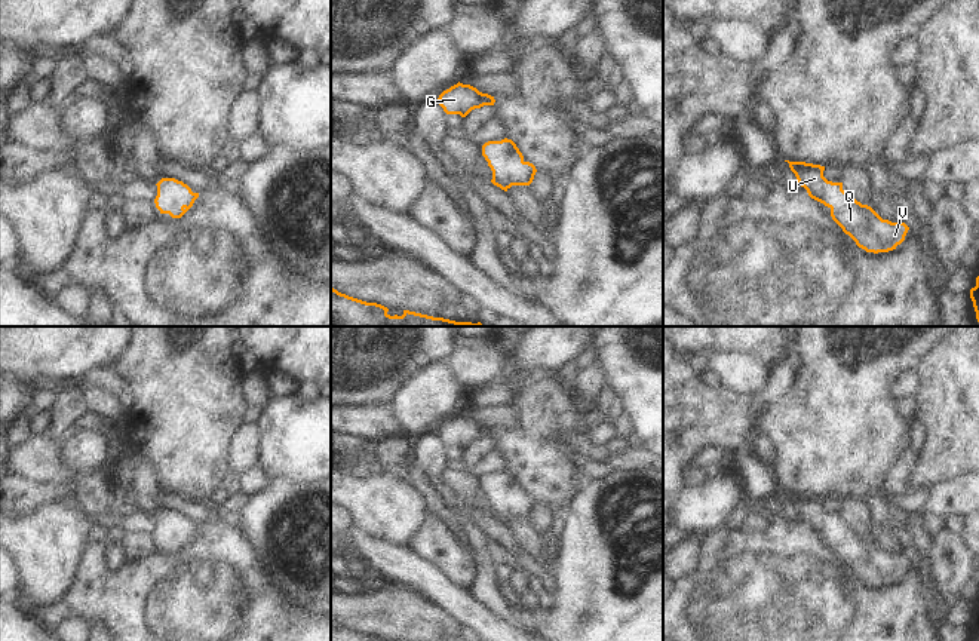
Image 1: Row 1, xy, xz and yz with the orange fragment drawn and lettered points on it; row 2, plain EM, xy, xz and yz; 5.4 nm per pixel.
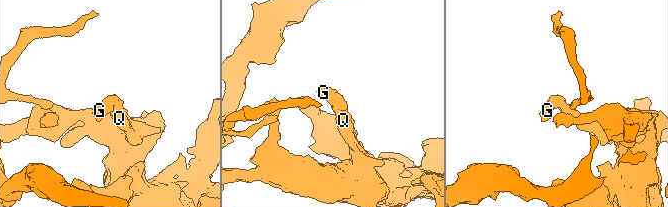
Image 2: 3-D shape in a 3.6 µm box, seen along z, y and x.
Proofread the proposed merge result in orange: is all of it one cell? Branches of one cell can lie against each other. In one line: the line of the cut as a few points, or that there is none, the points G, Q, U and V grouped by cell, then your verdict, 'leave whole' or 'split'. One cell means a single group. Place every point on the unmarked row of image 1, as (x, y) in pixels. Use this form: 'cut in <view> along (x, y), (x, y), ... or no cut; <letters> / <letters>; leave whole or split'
no cut; G Q U V; leave whole

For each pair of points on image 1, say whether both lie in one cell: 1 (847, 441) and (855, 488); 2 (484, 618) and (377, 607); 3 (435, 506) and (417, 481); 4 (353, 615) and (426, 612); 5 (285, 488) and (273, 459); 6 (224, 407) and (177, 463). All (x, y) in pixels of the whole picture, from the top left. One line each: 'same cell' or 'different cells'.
1: same cell
2: different cells
3: same cell
4: same cell
5: different cells
6: same cell

